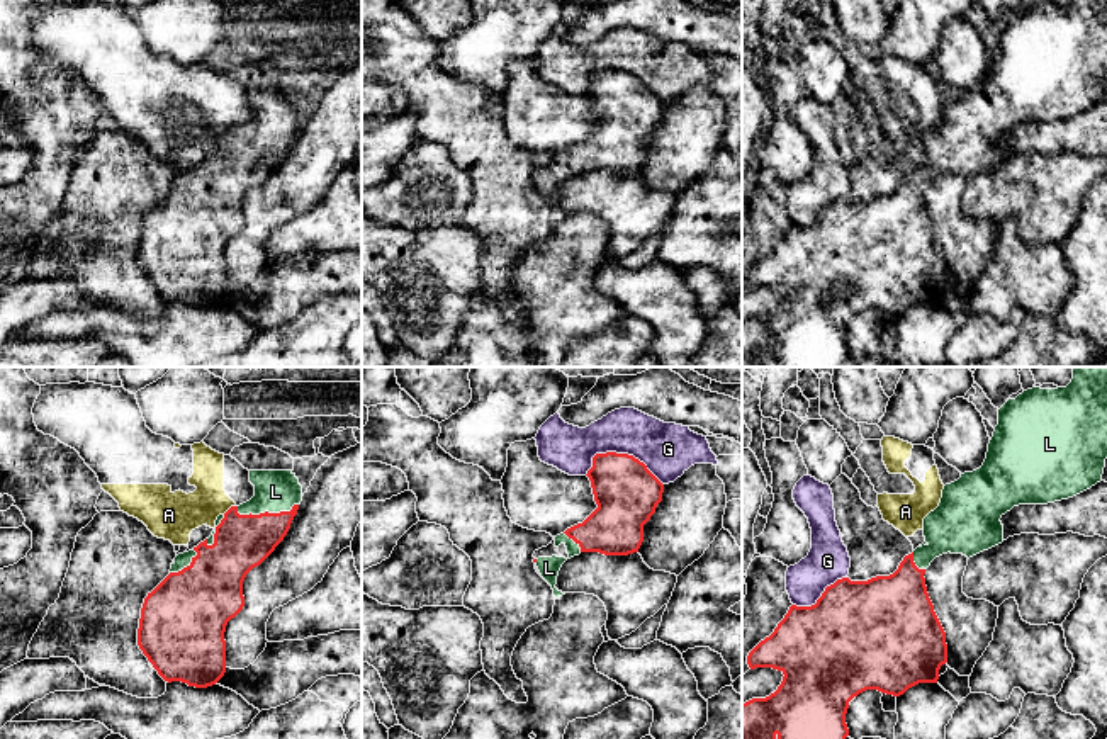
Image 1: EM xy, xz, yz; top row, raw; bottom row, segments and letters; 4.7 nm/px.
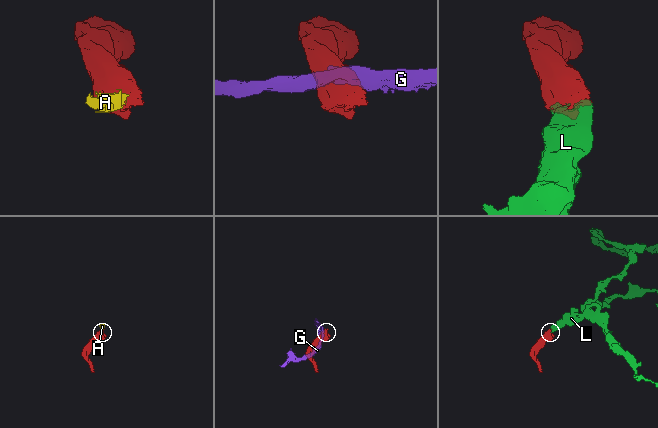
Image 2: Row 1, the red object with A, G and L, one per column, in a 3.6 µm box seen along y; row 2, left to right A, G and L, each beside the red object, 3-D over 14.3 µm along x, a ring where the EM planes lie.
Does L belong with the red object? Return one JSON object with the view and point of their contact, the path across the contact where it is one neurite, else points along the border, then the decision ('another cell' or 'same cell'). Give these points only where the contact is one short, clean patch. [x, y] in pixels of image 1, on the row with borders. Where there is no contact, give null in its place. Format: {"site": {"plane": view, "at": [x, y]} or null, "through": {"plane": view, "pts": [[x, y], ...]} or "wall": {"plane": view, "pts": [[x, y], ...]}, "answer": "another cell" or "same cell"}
{"site": {"plane": "xy", "at": [267, 512]}, "answer": "same cell"}

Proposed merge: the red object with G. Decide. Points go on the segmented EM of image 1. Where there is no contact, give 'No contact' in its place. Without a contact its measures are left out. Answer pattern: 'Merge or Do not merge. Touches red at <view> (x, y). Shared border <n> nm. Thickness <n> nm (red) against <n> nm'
Do not merge. Touches red at xz (620, 454). Shared border 380 nm. Thickness 300 nm (red) against 260 nm

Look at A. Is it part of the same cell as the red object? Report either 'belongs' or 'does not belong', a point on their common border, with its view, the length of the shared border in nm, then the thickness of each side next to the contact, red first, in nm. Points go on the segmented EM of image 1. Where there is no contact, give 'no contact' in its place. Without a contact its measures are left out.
does not belong; contact xy (230, 508); length 70 nm; calibres 260 and 220 nm

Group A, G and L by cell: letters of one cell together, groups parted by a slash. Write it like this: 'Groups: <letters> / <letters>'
Groups: A / G / L

